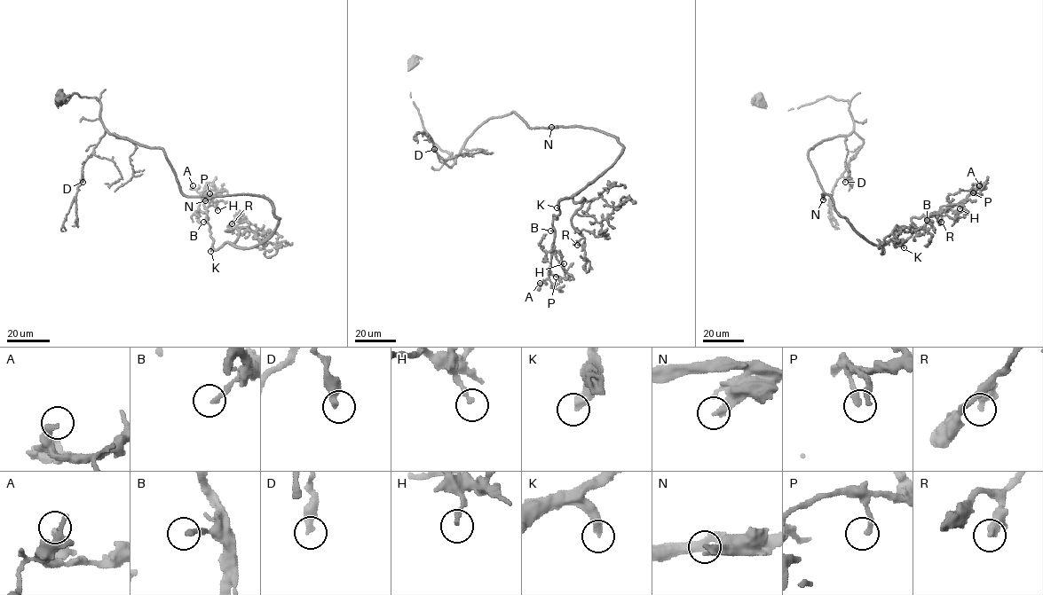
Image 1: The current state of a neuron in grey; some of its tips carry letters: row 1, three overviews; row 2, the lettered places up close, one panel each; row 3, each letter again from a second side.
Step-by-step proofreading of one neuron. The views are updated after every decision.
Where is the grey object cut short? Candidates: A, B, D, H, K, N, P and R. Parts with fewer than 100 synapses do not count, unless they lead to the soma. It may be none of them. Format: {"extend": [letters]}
{"extend": ["K"]}

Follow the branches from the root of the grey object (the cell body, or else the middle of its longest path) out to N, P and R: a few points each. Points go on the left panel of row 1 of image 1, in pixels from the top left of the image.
N: (217, 196), (209, 197), (205, 200)
P: (217, 196), (266, 198), (276, 229), (249, 247), (214, 249), (201, 199), (209, 193)
R: (217, 196), (262, 196), (279, 218), (249, 247), (227, 241), (238, 215), (232, 223)

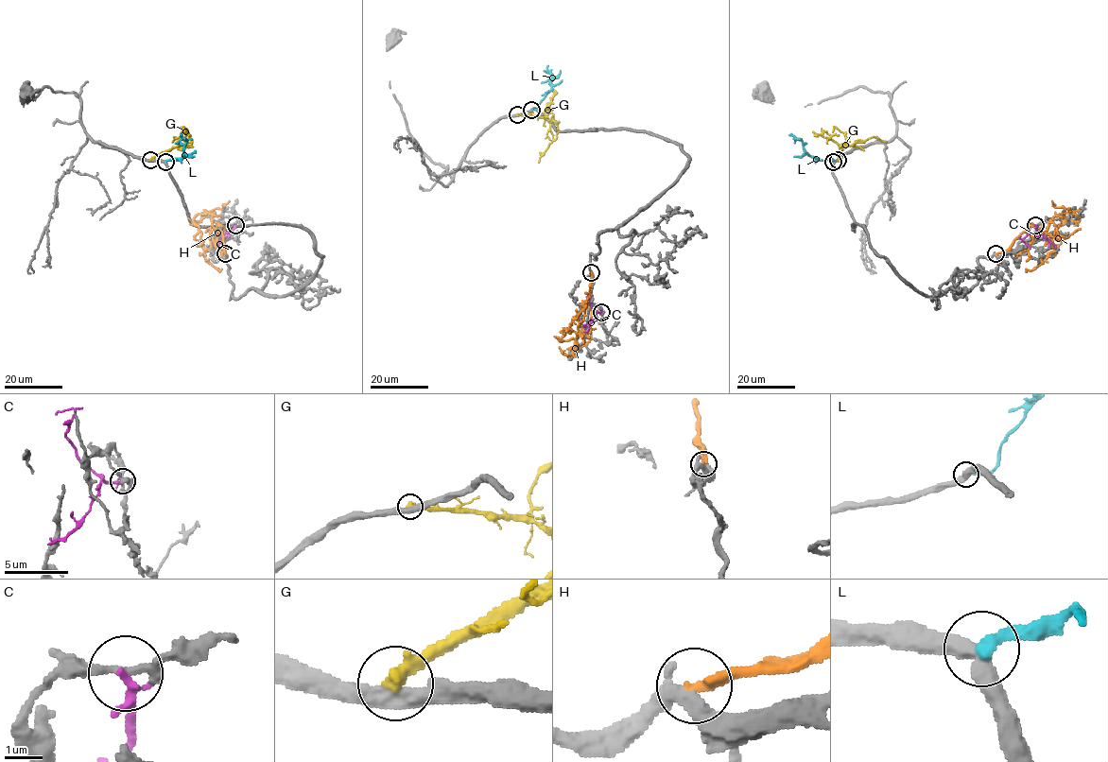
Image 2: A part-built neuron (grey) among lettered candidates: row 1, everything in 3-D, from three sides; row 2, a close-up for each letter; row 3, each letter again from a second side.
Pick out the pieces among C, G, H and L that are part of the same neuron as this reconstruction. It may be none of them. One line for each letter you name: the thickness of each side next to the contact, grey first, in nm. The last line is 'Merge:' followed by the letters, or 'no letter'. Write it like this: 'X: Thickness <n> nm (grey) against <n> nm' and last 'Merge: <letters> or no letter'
Merge: no letter

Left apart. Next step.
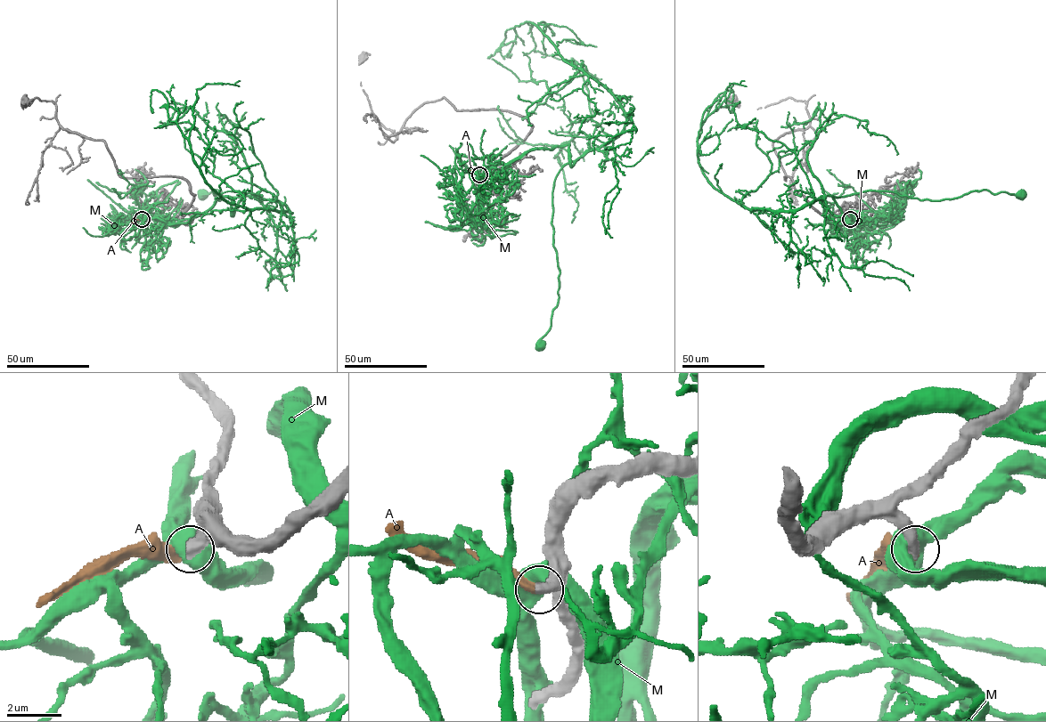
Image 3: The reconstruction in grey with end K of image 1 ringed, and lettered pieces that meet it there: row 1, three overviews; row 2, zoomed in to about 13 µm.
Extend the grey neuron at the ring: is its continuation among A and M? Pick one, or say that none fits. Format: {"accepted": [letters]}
{"accepted": ["A"]}

